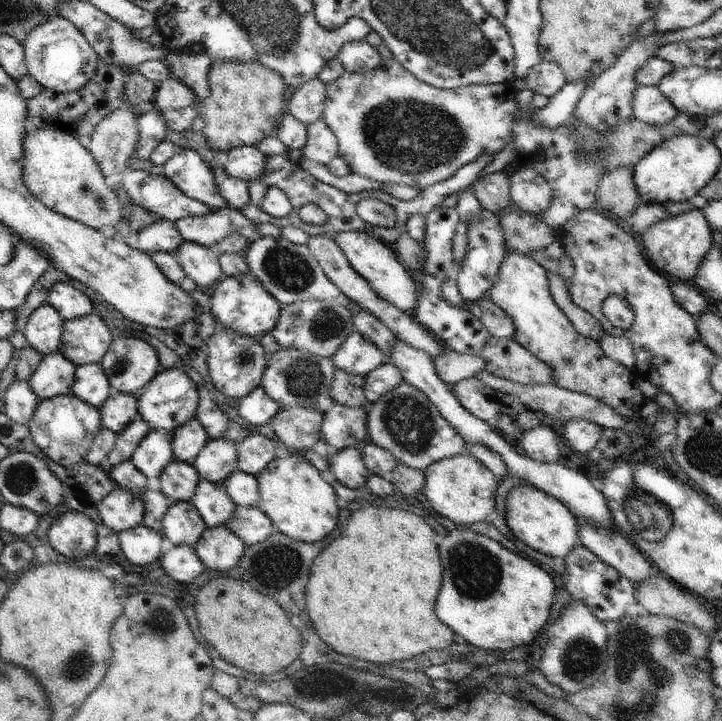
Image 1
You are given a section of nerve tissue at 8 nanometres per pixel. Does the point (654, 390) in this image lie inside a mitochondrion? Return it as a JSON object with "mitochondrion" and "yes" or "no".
{"mitochondrion":"no"}

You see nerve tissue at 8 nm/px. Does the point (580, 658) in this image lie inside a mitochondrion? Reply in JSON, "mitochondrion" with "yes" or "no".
{"mitochondrion":"yes"}

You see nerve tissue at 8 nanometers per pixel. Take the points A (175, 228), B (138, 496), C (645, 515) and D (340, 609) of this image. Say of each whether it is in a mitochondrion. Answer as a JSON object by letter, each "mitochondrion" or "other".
{"A":"other","B":"other","C":"mitochondrion","D":"other"}

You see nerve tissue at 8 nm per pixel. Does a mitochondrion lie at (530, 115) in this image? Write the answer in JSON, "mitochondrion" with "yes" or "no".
{"mitochondrion":"no"}

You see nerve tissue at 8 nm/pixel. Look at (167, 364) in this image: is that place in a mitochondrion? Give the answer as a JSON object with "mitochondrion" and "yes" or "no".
{"mitochondrion":"no"}

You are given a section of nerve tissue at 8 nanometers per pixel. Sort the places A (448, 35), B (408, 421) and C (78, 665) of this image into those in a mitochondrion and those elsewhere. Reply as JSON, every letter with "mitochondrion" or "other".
{"A":"mitochondrion","B":"mitochondrion","C":"mitochondrion"}

